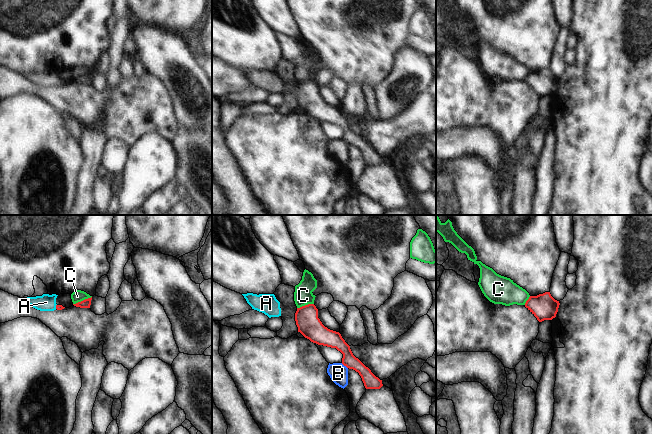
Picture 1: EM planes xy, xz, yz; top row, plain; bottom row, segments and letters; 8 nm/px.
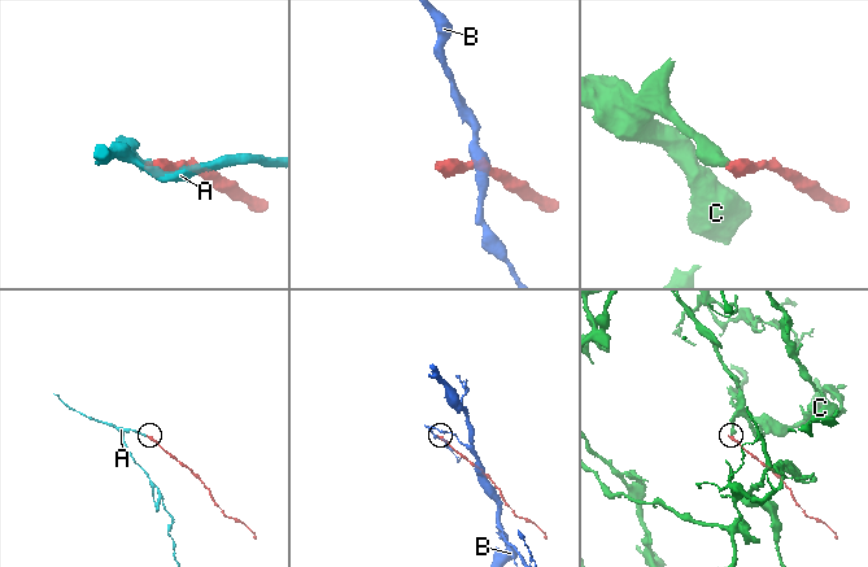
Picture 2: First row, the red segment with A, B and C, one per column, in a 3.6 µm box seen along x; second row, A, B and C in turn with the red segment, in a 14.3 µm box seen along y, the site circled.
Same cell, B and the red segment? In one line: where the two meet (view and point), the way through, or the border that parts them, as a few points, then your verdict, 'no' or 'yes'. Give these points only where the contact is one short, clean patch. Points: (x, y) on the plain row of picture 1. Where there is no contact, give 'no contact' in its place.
meets red in xz at (344, 141); border along xz (341, 139), (347, 144); no

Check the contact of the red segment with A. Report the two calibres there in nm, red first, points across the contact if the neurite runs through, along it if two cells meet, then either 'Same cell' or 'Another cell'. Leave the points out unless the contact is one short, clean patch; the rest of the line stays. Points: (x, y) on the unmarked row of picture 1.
Thickness 50 nm (red) against 140 nm. Path across: xy (59, 83), (56, 82), (46, 78). Same cell.

